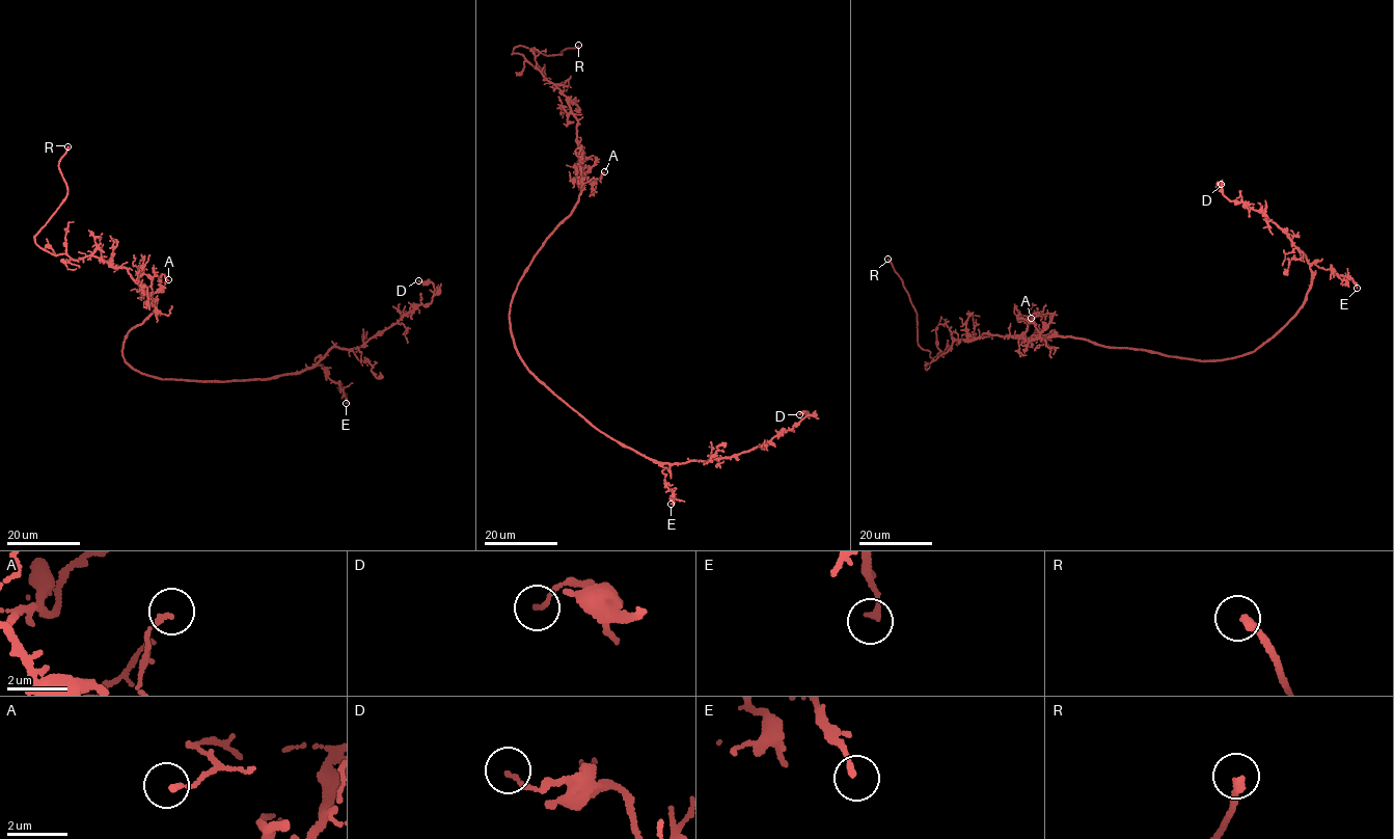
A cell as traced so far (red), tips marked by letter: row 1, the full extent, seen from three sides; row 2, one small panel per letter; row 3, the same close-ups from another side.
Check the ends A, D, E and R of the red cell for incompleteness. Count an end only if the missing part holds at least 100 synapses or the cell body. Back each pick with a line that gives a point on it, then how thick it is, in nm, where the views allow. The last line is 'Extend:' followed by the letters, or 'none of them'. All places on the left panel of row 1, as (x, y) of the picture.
R: place (67, 146); calibre 240 nm
Extend: R

